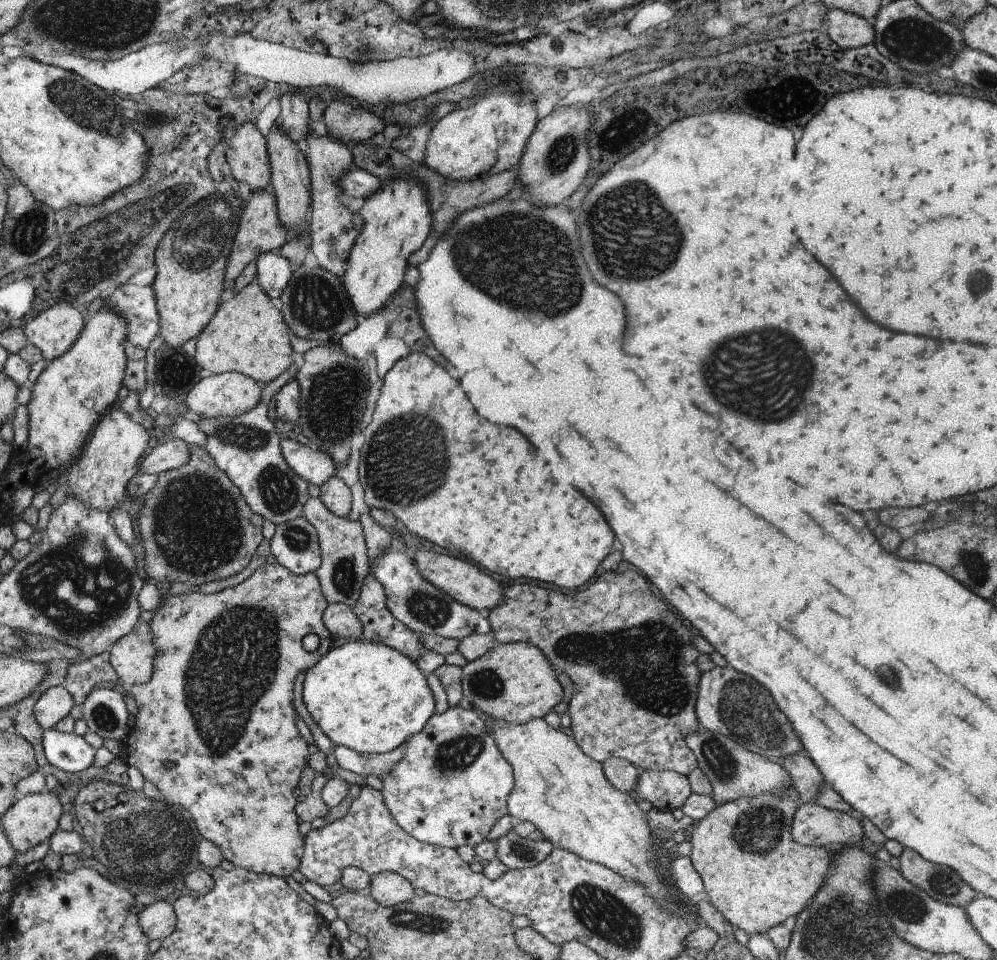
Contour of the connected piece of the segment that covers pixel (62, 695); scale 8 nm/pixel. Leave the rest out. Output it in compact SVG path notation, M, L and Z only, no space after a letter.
M65 686L49 688L33 706L33 716L43 730L51 730L61 718L65 718L73 706L73 696Z

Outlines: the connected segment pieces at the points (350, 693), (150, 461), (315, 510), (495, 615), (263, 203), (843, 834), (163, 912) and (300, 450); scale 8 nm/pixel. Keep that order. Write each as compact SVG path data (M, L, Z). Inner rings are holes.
M365 640L331 648L313 668L305 672L303 704L333 746L351 748L359 754L387 754L395 750L417 736L435 712L435 700L427 686L427 674L417 670L415 662L399 650Z
M165 440L163 444L157 444L141 464L137 464L137 474L155 474L159 476L161 472L175 470L181 464L187 462L189 458L189 444L183 440Z
M309 498L301 508L301 516L315 526L319 536L321 564L315 570L315 576L321 584L323 596L329 604L347 604L353 608L361 596L363 580L369 574L369 556L361 522L351 522L347 518L331 514L331 510L327 510L319 498Z
M627 570L625 576L623 572L615 576L615 572L603 572L601 576L597 576L595 580L591 580L583 590L575 590L575 592L567 592L567 590L549 590L549 588L541 588L537 584L509 584L509 588L505 588L503 592L503 602L501 606L493 608L489 612L489 624L491 624L491 634L495 636L495 640L499 644L517 644L517 642L525 642L531 646L537 646L543 656L549 660L549 664L553 666L553 670L561 670L565 672L575 688L575 694L569 702L569 710L567 714L571 716L571 734L573 740L577 742L577 746L581 748L581 752L585 756L589 756L595 762L605 762L607 758L621 758L621 760L629 760L631 764L635 764L635 768L639 770L671 770L671 772L679 772L683 776L689 776L699 764L695 754L687 748L683 736L685 734L695 734L699 730L699 720L695 716L695 698L697 698L697 682L699 682L699 672L693 664L697 652L693 652L693 646L689 646L689 628L683 624L683 620L679 620L657 596L653 596L647 588L647 582L635 572L635 570Z
M265 190L251 192L249 198L245 200L245 210L243 210L241 220L239 220L239 228L237 228L237 236L235 236L235 242L233 242L233 250L231 250L229 260L227 260L225 288L231 288L233 280L243 272L243 268L247 264L255 262L259 254L265 254L265 252L271 252L275 248L281 248L283 244L287 244L287 240L291 240L291 230L287 230L281 224L281 220L279 220L275 194L269 194Z
M805 802L793 814L791 838L807 848L825 848L829 844L855 848L861 846L863 828L859 818Z
M155 902L155 904L145 906L139 912L139 924L149 940L167 938L177 926L173 902Z
M281 440L279 446L281 446L281 454L287 466L307 484L321 486L337 472L335 462L331 460L331 456L327 456L327 452L301 446L293 440Z

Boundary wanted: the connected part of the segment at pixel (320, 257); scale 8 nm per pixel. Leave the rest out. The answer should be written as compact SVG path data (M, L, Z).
M307 128L307 164L309 164L309 174L311 174L311 190L313 190L313 198L311 198L311 208L309 208L309 216L307 216L307 224L309 224L309 236L311 236L311 252L319 264L319 268L331 272L333 276L337 276L339 280L343 278L345 270L347 270L347 260L349 260L349 250L355 244L361 228L353 226L353 214L347 212L347 208L343 206L343 202L339 200L339 188L337 188L337 180L347 172L347 164L353 162L349 150L345 148L345 144L329 134L325 136L315 136L311 128Z

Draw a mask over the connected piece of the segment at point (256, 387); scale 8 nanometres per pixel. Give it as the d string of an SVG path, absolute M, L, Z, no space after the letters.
M225 372L225 374L211 374L201 378L187 394L185 404L189 408L189 418L217 418L217 416L241 416L253 410L261 402L261 388L257 380L239 374L239 372Z

